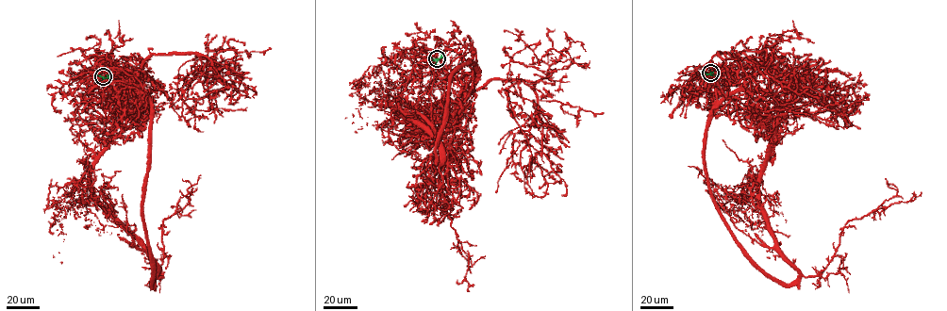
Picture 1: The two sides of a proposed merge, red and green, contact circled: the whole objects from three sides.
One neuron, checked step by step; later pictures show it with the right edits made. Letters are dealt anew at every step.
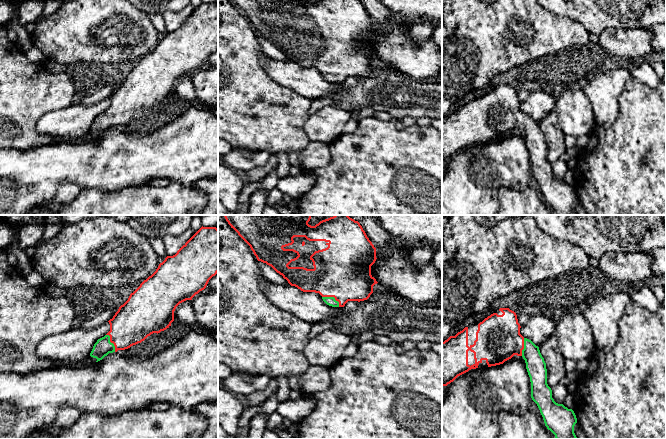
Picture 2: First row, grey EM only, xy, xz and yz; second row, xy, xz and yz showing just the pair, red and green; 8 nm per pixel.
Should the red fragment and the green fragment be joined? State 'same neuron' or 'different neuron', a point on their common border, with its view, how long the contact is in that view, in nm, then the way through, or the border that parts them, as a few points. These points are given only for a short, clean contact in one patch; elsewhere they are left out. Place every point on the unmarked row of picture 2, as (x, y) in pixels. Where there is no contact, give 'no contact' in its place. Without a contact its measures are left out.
same neuron | xz (332, 72) | 170 nm | across xz (342, 46), (332, 72), (330, 77)

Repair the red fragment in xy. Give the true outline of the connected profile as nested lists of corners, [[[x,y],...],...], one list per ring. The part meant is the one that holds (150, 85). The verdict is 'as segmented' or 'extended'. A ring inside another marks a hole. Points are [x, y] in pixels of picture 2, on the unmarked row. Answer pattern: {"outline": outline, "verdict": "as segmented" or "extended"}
{"outline": [[[201,3],[173,32],[167,32],[156,47],[144,56],[119,83],[110,100],[110,107],[94,120],[90,132],[97,137],[109,129],[125,126],[141,119],[153,109],[171,102],[176,83],[204,66],[209,56],[218,49],[218,5]]], "verdict": "extended"}

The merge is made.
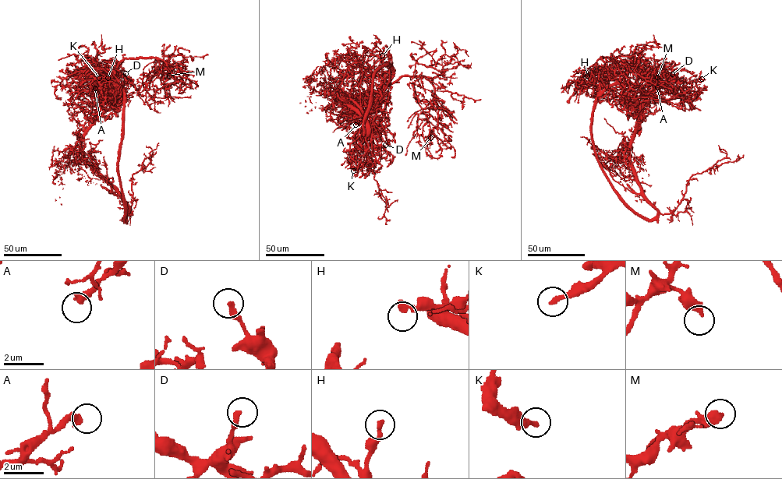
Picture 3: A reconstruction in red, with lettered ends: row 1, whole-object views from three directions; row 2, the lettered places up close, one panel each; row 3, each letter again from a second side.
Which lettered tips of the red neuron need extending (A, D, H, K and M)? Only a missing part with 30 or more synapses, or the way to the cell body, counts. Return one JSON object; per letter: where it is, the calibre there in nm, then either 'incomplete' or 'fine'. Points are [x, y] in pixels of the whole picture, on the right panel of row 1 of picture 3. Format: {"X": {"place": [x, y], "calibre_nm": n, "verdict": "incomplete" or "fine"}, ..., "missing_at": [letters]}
{"A": {"place": [657, 87], "calibre_nm": 400, "verdict": "fine"}, "D": {"place": [672, 74], "calibre_nm": 280, "verdict": "fine"}, "H": {"place": [587, 75], "calibre_nm": 280, "verdict": "fine"}, "K": {"place": [702, 79], "calibre_nm": 220, "verdict": "fine"}, "M": {"place": [657, 77], "calibre_nm": 400, "verdict": "fine"}, "missing_at": []}

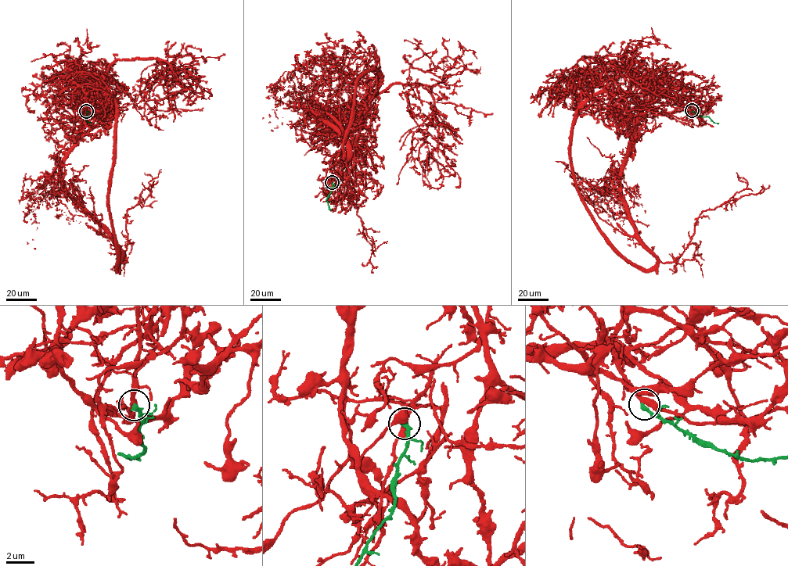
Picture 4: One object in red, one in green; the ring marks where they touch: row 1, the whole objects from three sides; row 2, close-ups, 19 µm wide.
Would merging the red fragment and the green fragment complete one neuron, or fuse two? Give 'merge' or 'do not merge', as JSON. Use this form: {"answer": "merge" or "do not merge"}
{"answer": "merge"}

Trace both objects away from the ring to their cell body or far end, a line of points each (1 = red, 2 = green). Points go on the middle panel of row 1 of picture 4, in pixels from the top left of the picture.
1: (332, 182), (349, 157), (347, 142), (340, 130), (308, 111), (344, 141), (347, 184), (372, 240), (373, 273)
2: (332, 183), (327, 198), (331, 209)

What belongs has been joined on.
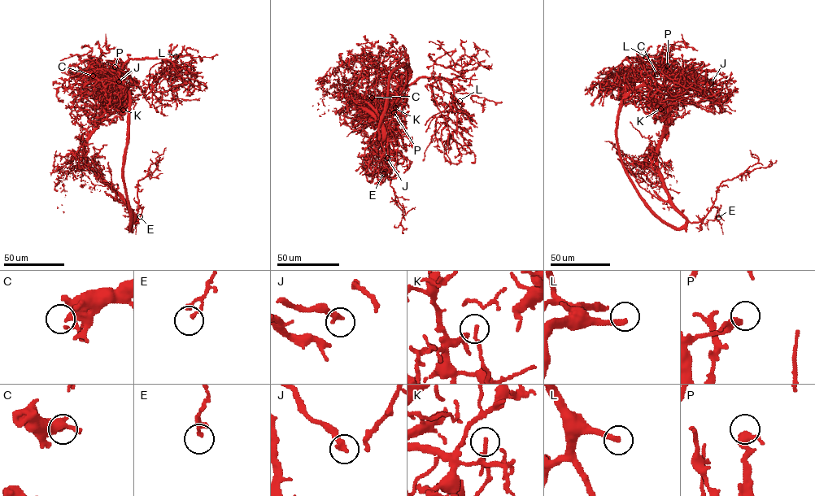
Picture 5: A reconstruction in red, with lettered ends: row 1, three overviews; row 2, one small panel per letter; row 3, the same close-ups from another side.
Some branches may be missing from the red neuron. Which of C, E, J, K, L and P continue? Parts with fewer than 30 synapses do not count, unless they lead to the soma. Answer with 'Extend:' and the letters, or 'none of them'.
Extend: J, L, P

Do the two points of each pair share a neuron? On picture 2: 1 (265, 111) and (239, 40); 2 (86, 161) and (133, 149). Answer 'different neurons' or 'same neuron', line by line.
1: same neuron
2: same neuron

